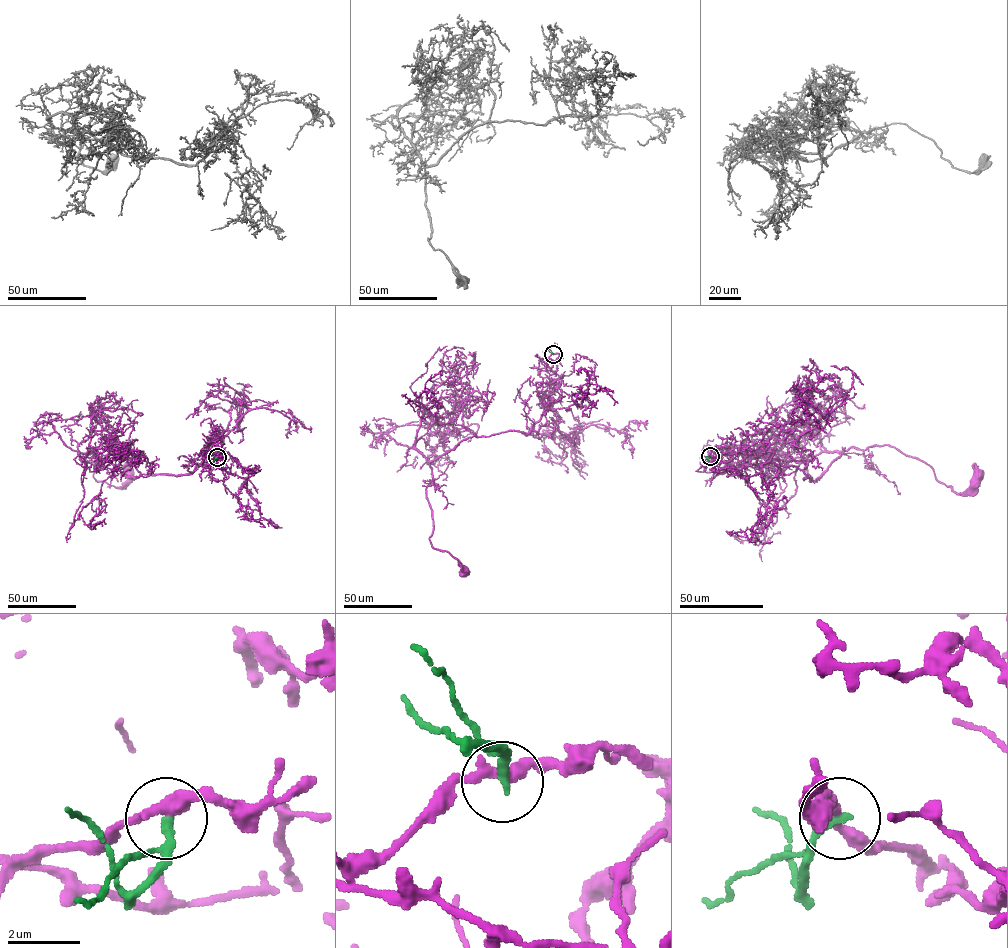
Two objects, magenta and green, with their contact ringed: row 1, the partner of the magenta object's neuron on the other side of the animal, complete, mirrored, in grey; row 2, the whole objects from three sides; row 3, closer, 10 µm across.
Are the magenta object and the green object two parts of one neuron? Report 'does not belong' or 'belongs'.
does not belong

